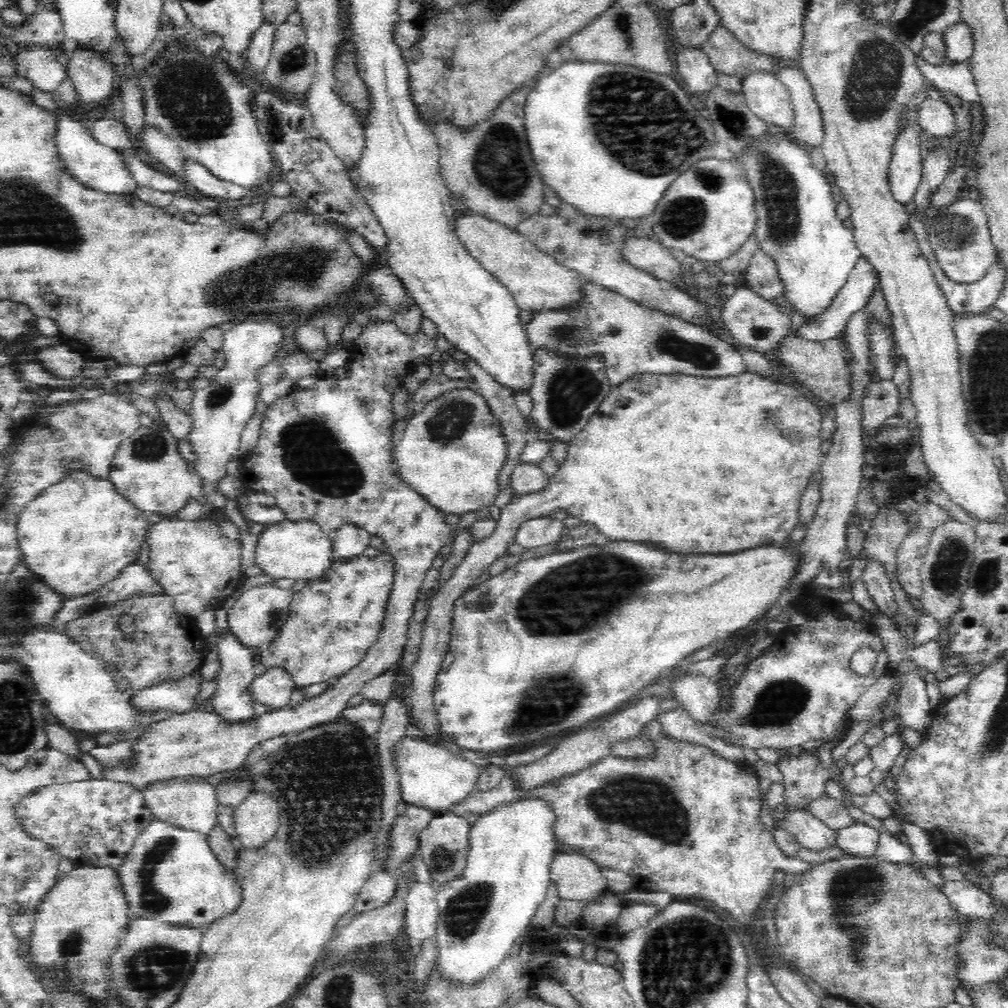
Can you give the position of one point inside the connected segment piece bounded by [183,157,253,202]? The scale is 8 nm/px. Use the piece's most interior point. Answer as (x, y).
(204, 180)

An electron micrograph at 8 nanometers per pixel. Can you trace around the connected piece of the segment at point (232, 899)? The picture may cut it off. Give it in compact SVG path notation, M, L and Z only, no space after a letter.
M155 819L154 822L150 822L150 826L136 838L134 846L116 869L118 870L118 877L120 877L120 881L122 881L122 889L124 889L124 894L129 904L130 921L135 918L153 918L160 922L205 929L220 920L220 918L226 918L226 916L234 914L234 912L240 908L240 902L242 902L242 887L240 887L235 871L228 871L226 865L222 863L222 860L216 857L216 853L212 852L212 847L210 846L209 838L206 834L200 833L200 831L186 830L184 827L174 826L171 823L159 821L158 819Z

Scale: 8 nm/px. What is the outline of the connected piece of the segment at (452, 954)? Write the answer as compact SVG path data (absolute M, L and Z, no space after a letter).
M520 796L496 805L471 823L463 873L452 882L435 884L439 908L435 934L440 947L435 964L447 978L465 984L478 982L498 966L511 949L515 938L526 932L530 920L546 896L551 880L551 864L558 853L554 832L557 820L556 811L546 799Z

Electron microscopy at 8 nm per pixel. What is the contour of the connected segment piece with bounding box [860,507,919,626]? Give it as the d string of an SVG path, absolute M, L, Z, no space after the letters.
M902 507L891 509L880 508L877 517L874 519L872 528L865 533L866 535L862 543L862 550L860 550L860 560L863 562L870 561L872 563L880 563L880 565L884 565L885 572L890 579L890 587L894 590L894 599L898 602L898 606L900 606L902 616L910 618L910 620L912 620L912 622L917 626L919 621L917 617L918 614L908 599L907 592L903 590L896 576L900 544L903 542L905 535L908 532L908 529L906 529L906 520L908 520L908 514L903 511Z

